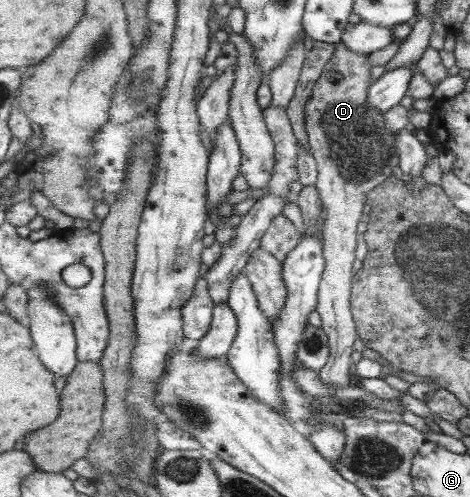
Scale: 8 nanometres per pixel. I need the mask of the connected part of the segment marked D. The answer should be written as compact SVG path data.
M341 41L335 50L334 56L330 59L330 62L326 65L325 71L322 73L320 80L316 83L316 88L313 92L313 98L309 100L305 110L305 121L307 124L307 133L309 136L309 141L313 150L314 158L317 160L317 165L319 168L319 179L316 184L317 189L320 191L322 205L324 205L324 211L326 212L326 224L324 225L324 254L326 258L326 270L322 276L322 283L319 288L319 303L317 306L317 313L321 317L321 326L324 328L328 339L330 339L331 355L326 363L326 366L320 370L318 373L321 379L327 384L333 387L345 387L350 384L350 376L355 372L354 366L352 364L352 352L354 352L354 342L358 340L359 334L357 332L357 322L355 321L353 311L351 310L351 292L353 289L353 277L354 274L354 260L356 260L356 240L358 240L358 234L356 234L356 228L362 220L364 215L364 206L367 205L368 195L370 192L380 186L383 182L389 180L392 174L394 174L394 168L401 166L401 156L399 155L397 149L397 140L394 131L386 126L386 113L383 113L377 106L372 106L369 101L369 90L370 87L375 83L376 80L372 78L370 74L371 67L371 54L359 53L358 51L353 51L346 46L344 41Z

